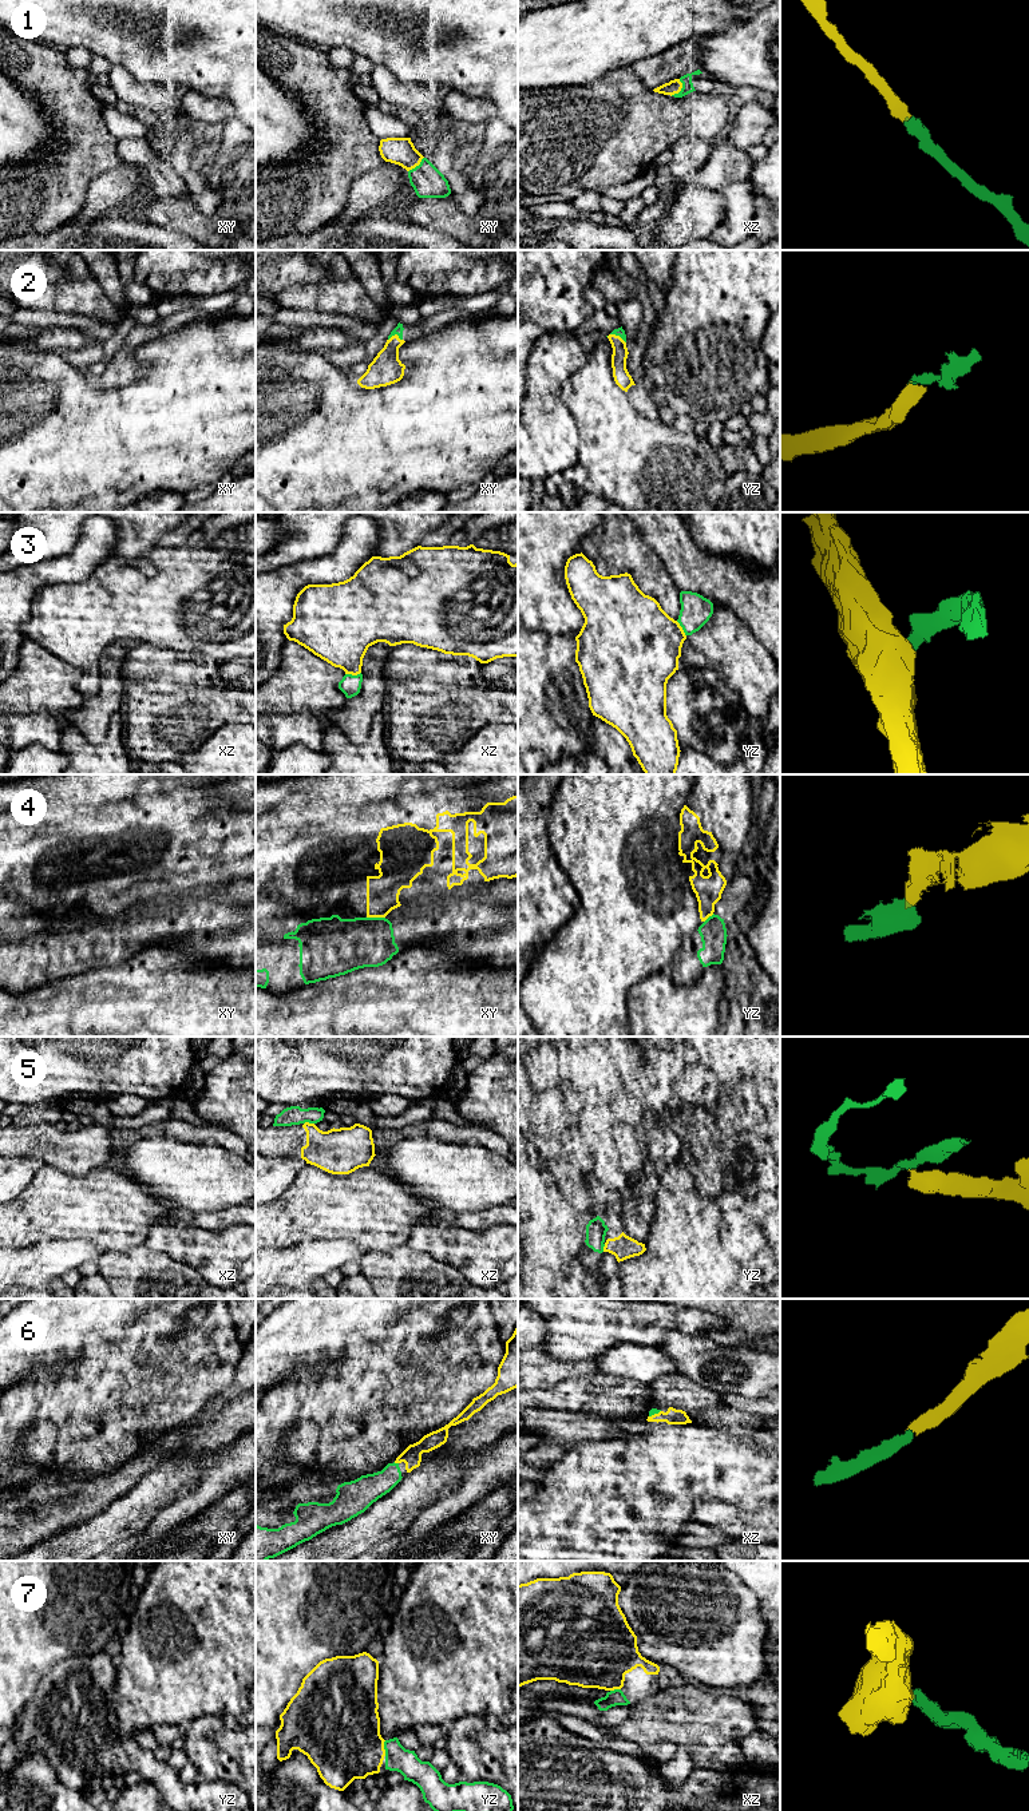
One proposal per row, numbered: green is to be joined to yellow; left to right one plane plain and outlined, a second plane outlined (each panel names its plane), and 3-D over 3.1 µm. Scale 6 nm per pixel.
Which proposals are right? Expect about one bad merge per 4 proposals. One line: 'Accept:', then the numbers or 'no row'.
Accept: 1, 2, 3, 6, 7

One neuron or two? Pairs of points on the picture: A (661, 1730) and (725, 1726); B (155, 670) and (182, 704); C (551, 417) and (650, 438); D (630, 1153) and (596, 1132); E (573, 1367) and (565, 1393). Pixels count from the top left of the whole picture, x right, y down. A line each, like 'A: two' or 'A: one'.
A: one
B: two
C: two
D: two
E: two

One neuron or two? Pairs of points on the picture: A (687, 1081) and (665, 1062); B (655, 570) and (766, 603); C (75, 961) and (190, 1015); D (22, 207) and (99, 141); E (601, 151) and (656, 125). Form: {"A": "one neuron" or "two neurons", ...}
{"A": "two neurons", "B": "two neurons", "C": "two neurons", "D": "one neuron", "E": "one neuron"}

